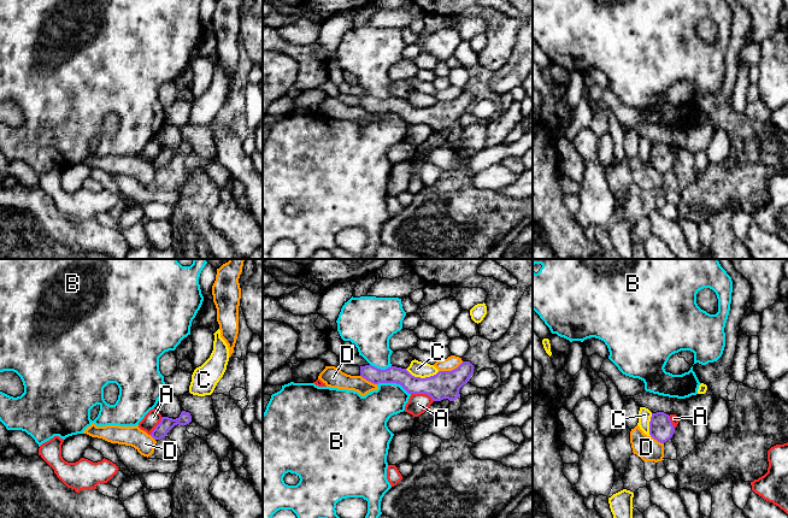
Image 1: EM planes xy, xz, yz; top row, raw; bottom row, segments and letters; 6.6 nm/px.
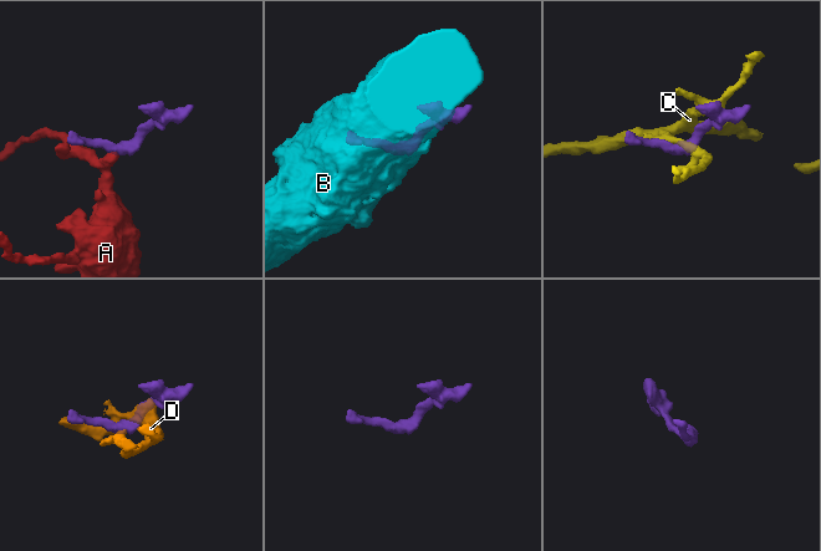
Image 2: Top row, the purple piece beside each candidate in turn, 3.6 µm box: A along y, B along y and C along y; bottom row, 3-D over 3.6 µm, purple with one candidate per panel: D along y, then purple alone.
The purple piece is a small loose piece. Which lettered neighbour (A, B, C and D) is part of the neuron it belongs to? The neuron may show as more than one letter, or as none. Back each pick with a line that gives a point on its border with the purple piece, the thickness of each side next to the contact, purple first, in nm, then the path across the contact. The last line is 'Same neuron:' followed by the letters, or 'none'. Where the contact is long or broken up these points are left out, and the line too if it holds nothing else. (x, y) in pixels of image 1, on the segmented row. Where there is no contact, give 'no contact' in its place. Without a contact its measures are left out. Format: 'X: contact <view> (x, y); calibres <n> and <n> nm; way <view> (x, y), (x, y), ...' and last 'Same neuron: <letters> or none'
Same neuron: none

